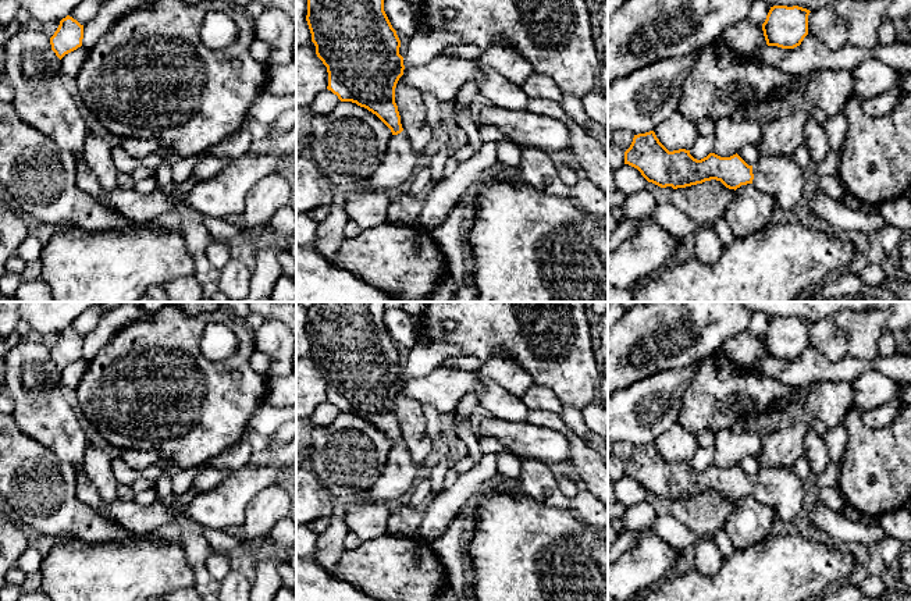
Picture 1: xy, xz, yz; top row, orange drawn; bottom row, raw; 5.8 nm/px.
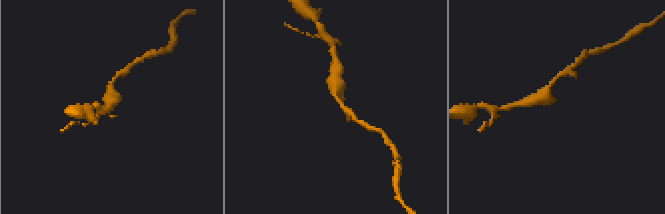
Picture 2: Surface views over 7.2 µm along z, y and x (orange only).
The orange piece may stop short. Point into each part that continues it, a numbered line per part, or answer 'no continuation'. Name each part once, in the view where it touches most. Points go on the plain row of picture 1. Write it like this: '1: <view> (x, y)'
1: yz (780, 489)

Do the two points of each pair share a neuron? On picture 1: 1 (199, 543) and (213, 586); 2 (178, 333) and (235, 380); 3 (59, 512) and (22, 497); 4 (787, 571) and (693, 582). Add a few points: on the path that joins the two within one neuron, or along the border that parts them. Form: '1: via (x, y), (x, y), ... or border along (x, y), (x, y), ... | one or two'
1: via (199, 554), (202, 575) | one
2: via (188, 348), (220, 380) | one
3: via (50, 507), (41, 497), (31, 497) | one
4: via (764, 583), (716, 585) | one

